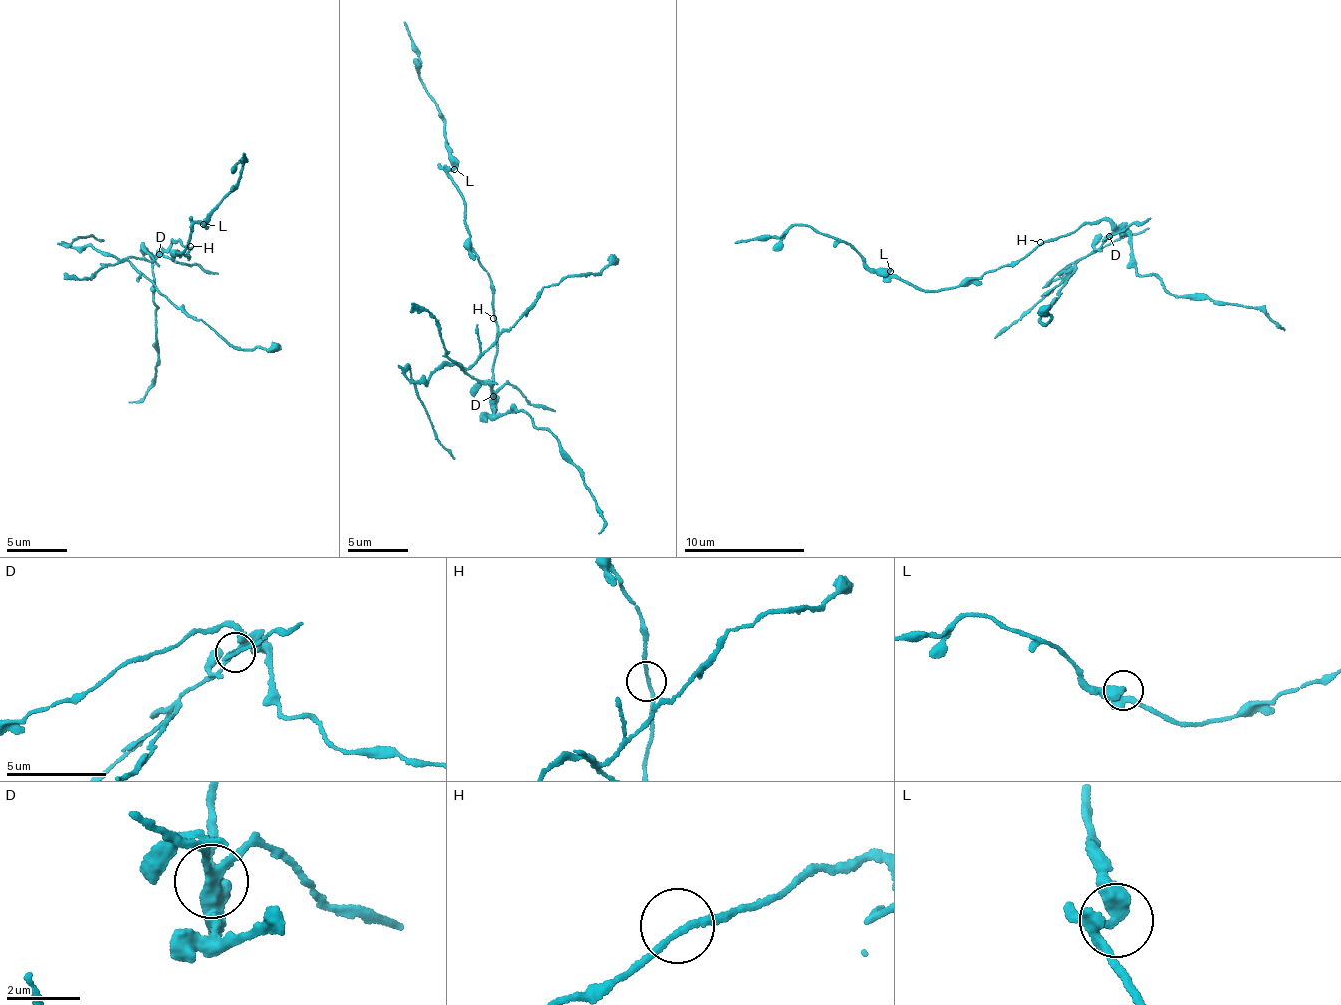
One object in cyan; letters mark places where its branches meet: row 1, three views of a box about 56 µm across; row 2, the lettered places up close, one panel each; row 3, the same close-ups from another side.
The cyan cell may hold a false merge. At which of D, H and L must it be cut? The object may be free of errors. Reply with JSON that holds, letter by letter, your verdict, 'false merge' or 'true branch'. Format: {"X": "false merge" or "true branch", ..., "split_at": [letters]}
{"D": "false merge", "H": "true branch", "L": "true branch", "split_at": ["D"]}

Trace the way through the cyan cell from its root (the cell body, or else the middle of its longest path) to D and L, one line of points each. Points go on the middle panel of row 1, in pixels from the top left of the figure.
D: (495, 317), (498, 341), (492, 366), (492, 393), (496, 395), (494, 396)
L: (495, 317), (491, 281), (473, 250), (463, 194), (448, 172), (454, 169)

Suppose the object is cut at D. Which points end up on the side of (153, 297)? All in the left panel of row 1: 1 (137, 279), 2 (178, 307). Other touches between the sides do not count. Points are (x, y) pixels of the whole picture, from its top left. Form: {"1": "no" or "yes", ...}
{"1": "no", "2": "no"}

